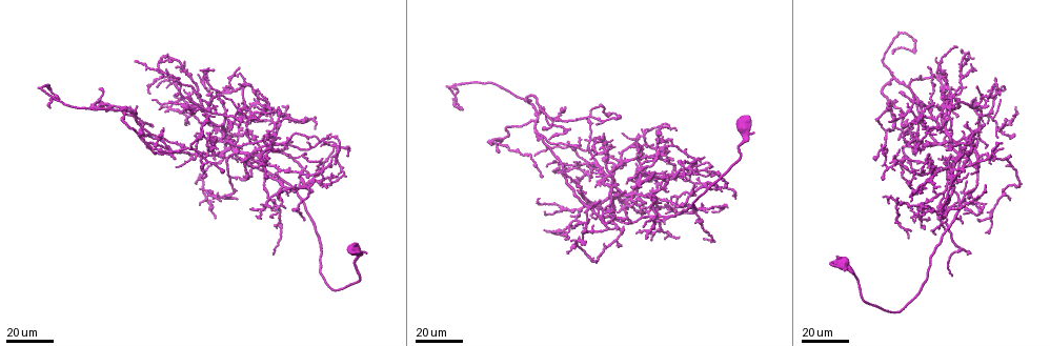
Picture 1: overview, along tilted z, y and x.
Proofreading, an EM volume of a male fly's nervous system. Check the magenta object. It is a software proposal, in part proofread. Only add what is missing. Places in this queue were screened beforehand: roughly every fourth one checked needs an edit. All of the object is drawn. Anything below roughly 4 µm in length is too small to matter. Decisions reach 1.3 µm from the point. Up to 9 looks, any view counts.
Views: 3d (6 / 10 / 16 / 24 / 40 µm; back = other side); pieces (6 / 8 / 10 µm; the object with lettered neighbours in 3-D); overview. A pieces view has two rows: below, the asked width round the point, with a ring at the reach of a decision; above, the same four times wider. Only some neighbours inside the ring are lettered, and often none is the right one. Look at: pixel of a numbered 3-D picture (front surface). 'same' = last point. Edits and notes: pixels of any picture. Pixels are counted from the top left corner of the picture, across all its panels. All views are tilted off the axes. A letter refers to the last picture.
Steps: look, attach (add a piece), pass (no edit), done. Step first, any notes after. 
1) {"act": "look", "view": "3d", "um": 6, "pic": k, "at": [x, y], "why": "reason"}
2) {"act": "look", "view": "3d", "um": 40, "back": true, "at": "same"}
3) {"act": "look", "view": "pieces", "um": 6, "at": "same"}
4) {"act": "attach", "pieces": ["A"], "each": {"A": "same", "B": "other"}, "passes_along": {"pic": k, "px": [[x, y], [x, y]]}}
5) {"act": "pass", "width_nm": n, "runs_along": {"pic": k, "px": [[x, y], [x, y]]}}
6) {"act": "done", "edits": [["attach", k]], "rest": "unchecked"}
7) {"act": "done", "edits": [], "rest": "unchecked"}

{"act": "look", "view": "3d", "um": 24, "pic": 1, "at": [661, 219], "why": "branch stops here"}

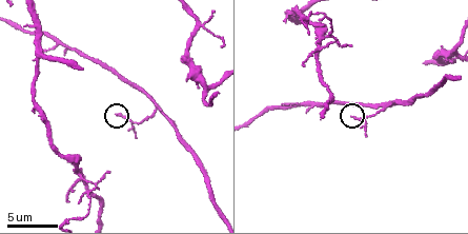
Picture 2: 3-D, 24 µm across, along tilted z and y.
{"act": "look", "view": "pieces", "um": 8, "pic": 2, "at": [353, 116]}

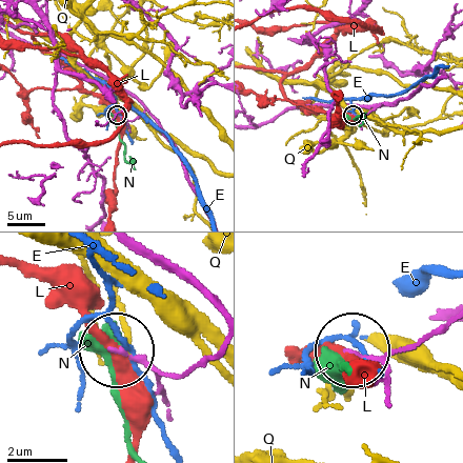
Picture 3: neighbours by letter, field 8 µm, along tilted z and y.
{"act": "pass", "each": {"E": "other", "L": "other", "N": "other", "Q": "other"}, "runs_along": {"pic": 3, "px": [[446, 321], [405, 346], [350, 354]]}, "found": "no lettered piece goes on from it"}

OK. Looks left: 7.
{"act": "look", "view": "3d", "um": 40, "pic": 1, "at": [987, 107]}

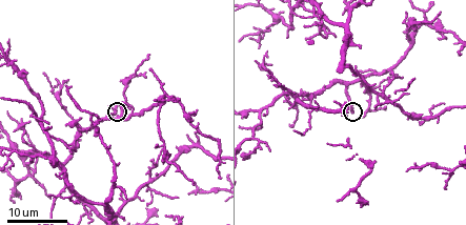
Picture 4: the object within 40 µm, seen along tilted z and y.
{"act": "look", "view": "pieces", "um": 6, "pic": 4, "at": [354, 111]}

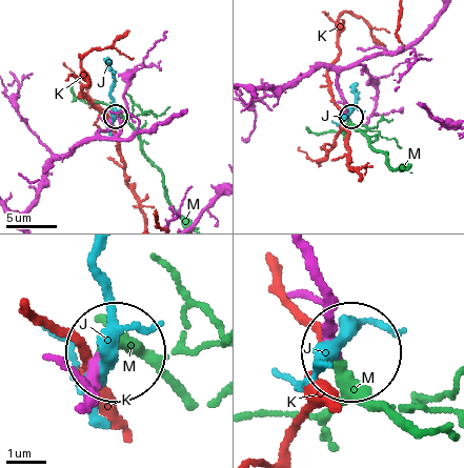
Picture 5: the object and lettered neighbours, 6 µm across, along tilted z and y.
{"act": "attach", "pieces": ["M"], "each": {"J": "other", "K": "other", "M": "same"}, "passes_along": {"pic": 5, "px": [[339, 94], [368, 145], [400, 170]]}, "found": "it goes on there"}

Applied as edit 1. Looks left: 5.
{"act": "look", "view": "overview"}

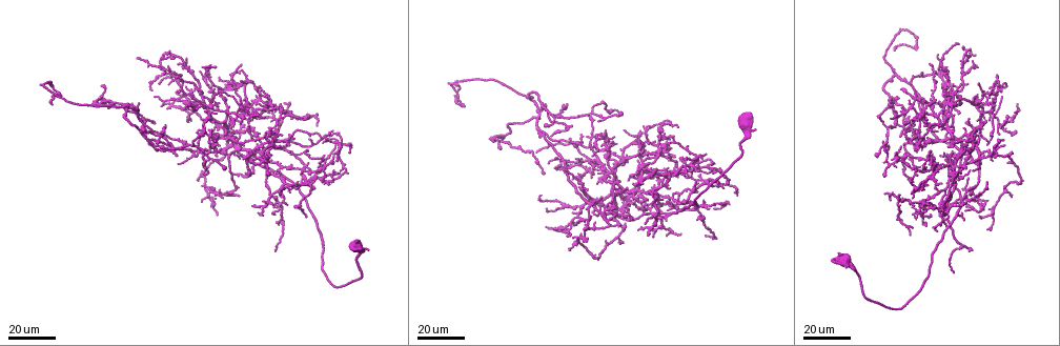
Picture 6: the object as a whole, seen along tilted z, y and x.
{"act": "look", "view": "3d", "um": 24, "pic": 6, "at": [238, 73], "why": "an open end"}

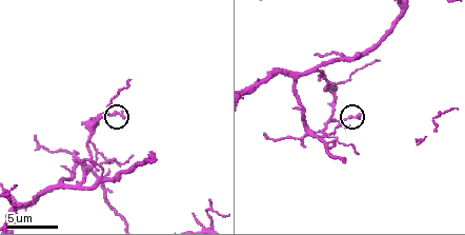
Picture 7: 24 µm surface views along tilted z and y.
{"act": "look", "view": "pieces", "um": 8, "pic": 7, "at": [361, 112], "why": "see the neighbours"}

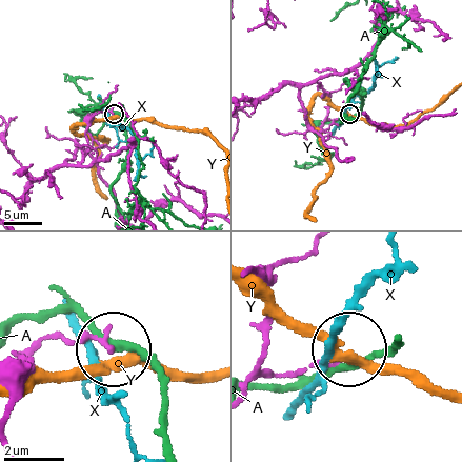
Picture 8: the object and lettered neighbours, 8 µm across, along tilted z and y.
{"act": "pass", "width_nm": 170, "each": {"A": "other", "X": "other", "Y": "other"}, "runs_along": {"pic": 8, "px": [[16, 388], [42, 345], [85, 338], [112, 346]]}, "found": "none of them fits"}

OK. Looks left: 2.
{"act": "look", "view": "3d", "um": 40, "pic": 6, "at": [40, 83], "why": "tapers out"}

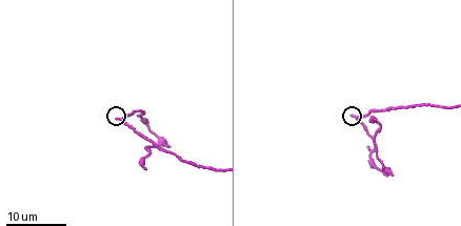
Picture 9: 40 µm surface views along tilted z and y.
{"act": "look", "view": "pieces", "um": 10, "pic": 9, "at": [115, 119]}

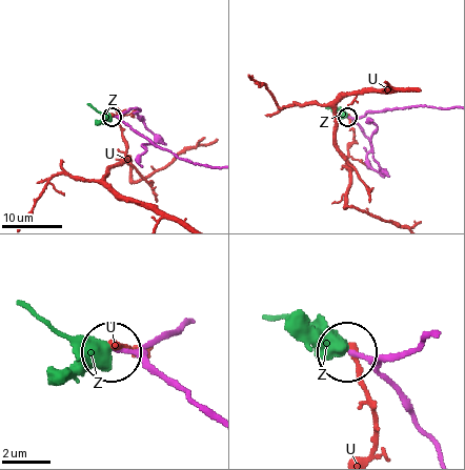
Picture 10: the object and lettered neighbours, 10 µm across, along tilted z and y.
{"act": "attach", "pieces": ["Z"], "width_nm": 170, "each": {"U": "other", "Z": "same"}, "found": "the neuron continues"}

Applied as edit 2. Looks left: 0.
{"act": "done", "edits": [["attach", 5], ["attach", 10]], "rest": "unchecked"}

